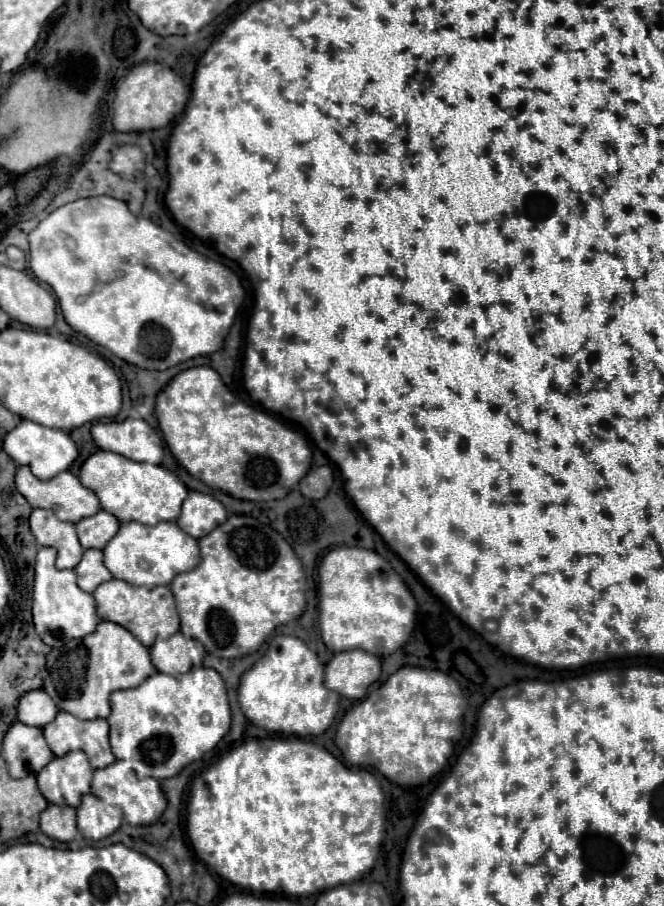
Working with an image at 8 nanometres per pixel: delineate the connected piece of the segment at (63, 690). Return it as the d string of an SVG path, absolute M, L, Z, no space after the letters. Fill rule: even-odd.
M101 621L91 635L69 641L65 647L53 649L47 655L47 673L43 689L55 701L61 711L67 711L79 719L107 719L109 695L117 689L139 687L143 679L155 673L149 657L149 649L139 643L127 629L111 621Z

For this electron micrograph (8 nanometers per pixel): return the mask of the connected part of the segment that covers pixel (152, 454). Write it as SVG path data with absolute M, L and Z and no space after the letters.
M125 419L123 423L95 423L91 427L91 435L97 447L123 455L131 461L159 465L163 459L161 439L143 419Z

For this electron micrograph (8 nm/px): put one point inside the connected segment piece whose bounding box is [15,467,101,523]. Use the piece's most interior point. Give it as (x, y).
(64, 494)

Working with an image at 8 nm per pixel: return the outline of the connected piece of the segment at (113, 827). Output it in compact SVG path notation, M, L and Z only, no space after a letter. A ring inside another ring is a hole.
M85 795L77 807L77 829L85 839L105 839L121 827L123 813L119 807L103 803L95 795Z

